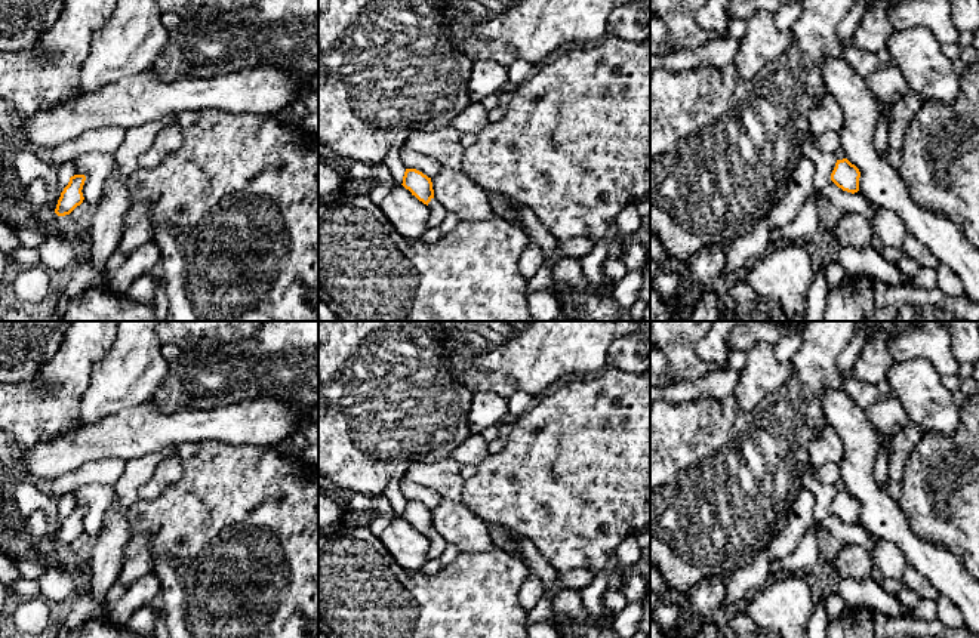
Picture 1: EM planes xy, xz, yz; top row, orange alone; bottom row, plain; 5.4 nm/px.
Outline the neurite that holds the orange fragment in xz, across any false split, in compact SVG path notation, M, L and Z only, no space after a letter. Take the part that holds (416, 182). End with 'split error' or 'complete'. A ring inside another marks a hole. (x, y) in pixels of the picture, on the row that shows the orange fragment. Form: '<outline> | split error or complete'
M406 169L401 185L427 206L434 198L431 178L416 169Z | complete

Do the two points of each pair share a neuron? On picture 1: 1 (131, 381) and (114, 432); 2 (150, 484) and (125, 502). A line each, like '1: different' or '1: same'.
1: different
2: different

